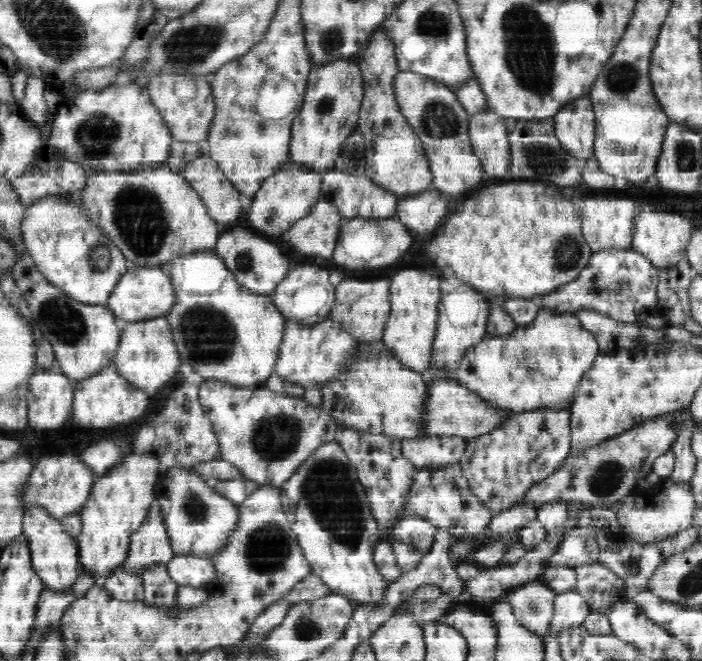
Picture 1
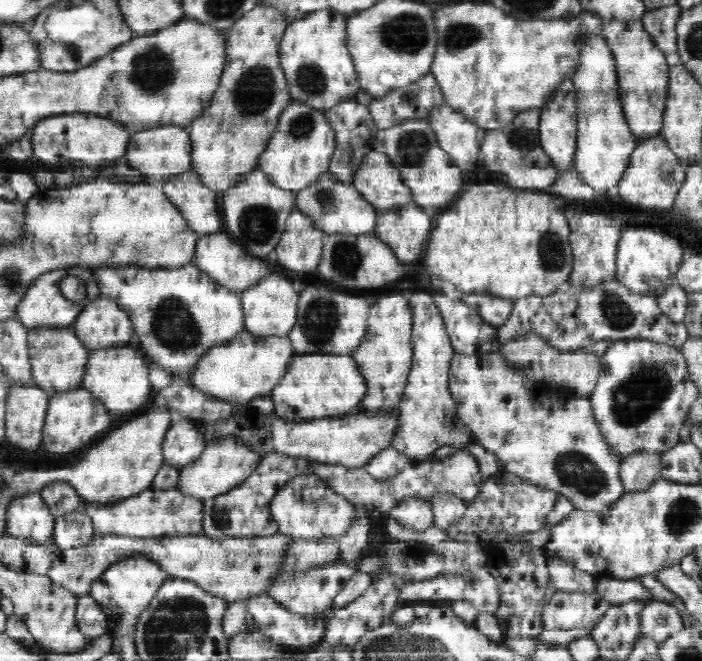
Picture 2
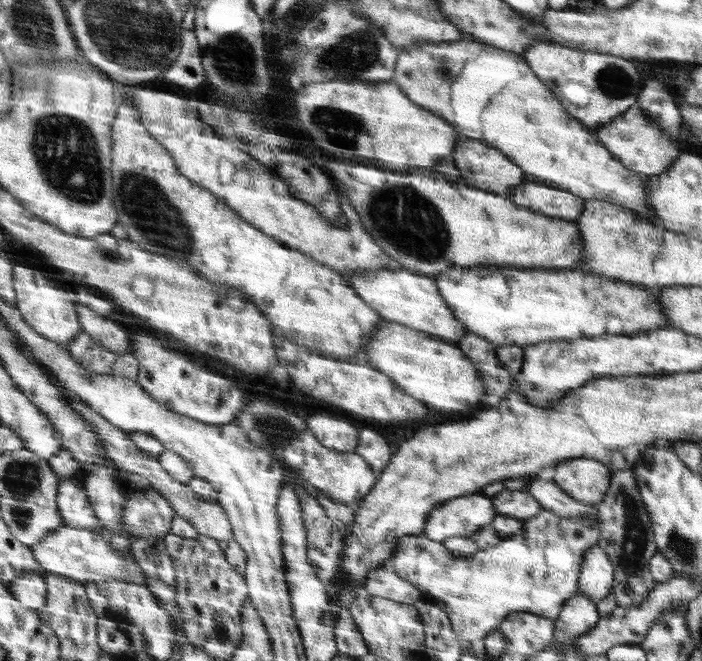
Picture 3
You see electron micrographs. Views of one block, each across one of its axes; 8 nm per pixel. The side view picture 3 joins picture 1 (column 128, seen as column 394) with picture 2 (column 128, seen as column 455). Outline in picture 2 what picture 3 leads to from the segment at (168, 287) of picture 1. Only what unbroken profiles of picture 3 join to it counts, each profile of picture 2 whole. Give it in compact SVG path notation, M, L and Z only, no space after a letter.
M99 296L90 304L85 305L84 311L76 318L75 323L70 328L74 329L79 339L92 351L106 347L124 346L135 334L131 318L126 310L119 305L119 301L113 297Z

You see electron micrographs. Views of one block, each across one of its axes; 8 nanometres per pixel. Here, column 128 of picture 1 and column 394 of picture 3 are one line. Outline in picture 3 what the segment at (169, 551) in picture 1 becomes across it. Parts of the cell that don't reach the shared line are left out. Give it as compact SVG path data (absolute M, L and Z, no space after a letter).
M542 509L534 518L525 520L522 533L502 538L500 543L486 550L479 549L474 553L457 557L444 544L429 540L424 535L404 536L395 544L397 547L389 561L400 578L410 582L422 592L425 599L448 614L452 630L464 642L480 642L512 611L533 612L556 622L567 600L578 594L585 552L598 545L599 539L600 530L596 525Z

